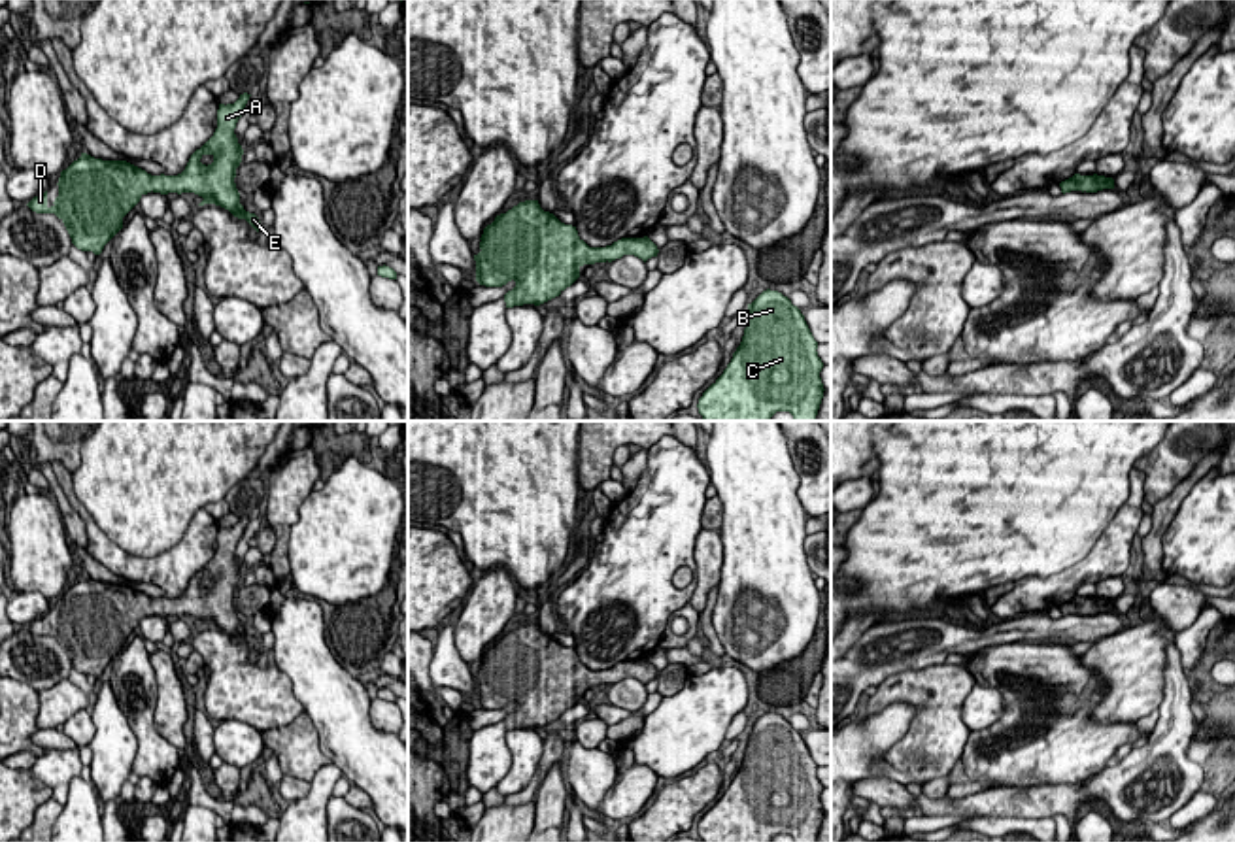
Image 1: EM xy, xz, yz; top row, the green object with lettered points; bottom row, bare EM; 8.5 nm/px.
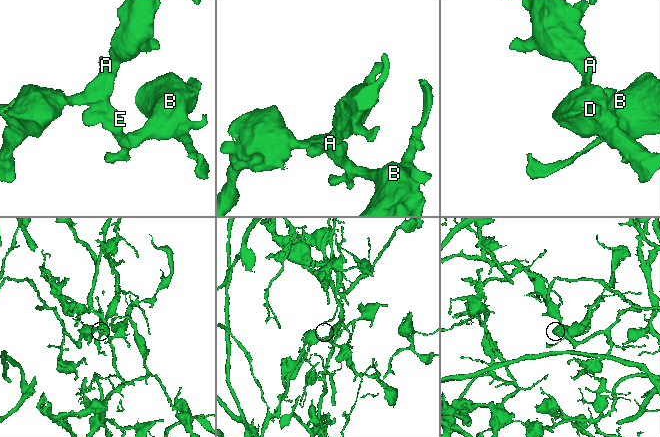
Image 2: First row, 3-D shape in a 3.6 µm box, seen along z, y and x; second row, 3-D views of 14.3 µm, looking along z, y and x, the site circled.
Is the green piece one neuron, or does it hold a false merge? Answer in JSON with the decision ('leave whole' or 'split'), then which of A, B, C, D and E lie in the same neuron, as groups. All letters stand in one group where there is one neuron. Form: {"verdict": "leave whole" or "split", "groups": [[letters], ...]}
{"verdict": "leave whole", "groups": [["A", "B", "C", "D", "E"]]}

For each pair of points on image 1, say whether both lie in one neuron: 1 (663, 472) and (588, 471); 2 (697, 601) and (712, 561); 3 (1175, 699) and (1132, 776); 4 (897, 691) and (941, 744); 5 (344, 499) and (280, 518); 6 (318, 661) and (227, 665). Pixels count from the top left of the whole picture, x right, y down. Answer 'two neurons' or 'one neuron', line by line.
1: two neurons
2: one neuron
3: one neuron
4: one neuron
5: two neurons
6: two neurons

